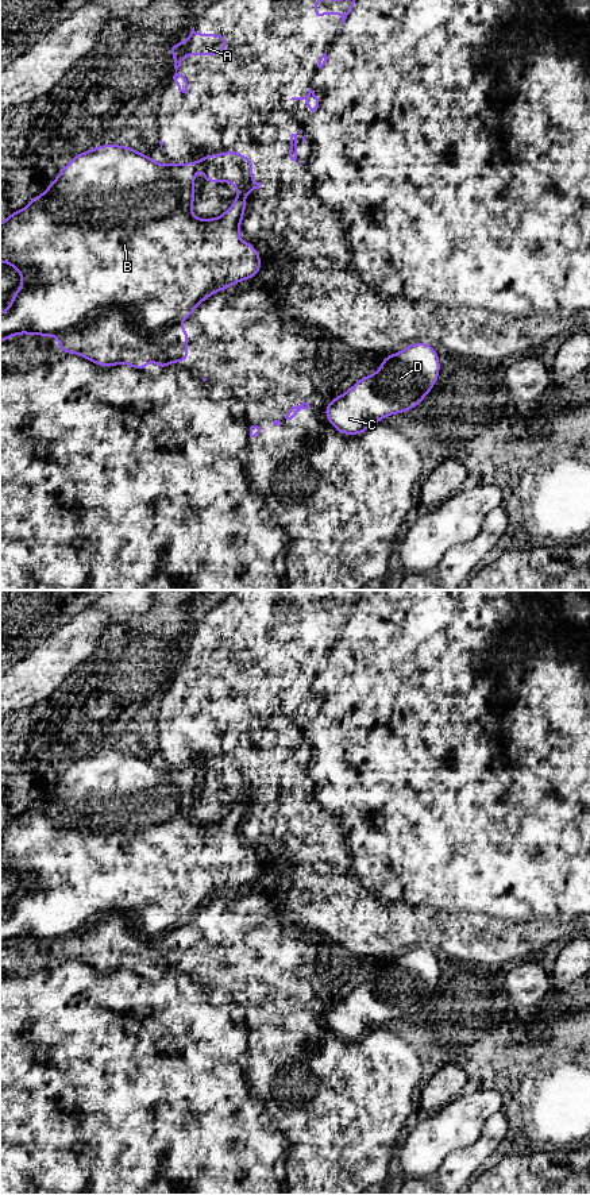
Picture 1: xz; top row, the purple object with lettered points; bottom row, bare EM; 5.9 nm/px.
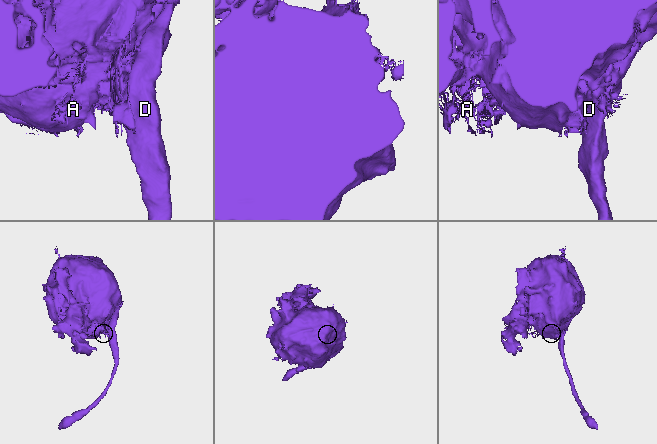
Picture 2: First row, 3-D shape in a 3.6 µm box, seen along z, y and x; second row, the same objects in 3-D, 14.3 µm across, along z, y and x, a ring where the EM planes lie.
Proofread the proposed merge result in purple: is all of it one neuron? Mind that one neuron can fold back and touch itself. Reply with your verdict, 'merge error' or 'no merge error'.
no merge error

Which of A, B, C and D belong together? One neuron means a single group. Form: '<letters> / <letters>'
A B C D

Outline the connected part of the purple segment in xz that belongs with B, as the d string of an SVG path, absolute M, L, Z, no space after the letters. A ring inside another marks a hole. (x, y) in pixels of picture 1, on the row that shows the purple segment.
M104 144L72 158L57 178L46 186L45 194L38 194L30 204L11 213L0 223L0 263L7 262L20 273L22 286L14 293L11 305L0 313L0 343L19 334L53 336L59 342L62 354L77 355L99 365L115 366L130 365L144 371L149 361L157 363L162 370L173 362L188 362L188 329L178 324L188 319L197 305L211 294L230 289L231 285L252 278L261 271L261 255L255 247L239 238L239 227L247 207L244 196L258 189L262 184L252 181L252 161L238 151L205 155L197 162L189 161L182 165L157 163L151 157L119 144ZM198 167L204 170L205 182L232 182L238 190L234 204L216 219L196 219L192 212L194 201L193 182Z

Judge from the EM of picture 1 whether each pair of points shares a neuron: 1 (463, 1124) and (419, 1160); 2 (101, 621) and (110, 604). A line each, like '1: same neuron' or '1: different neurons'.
1: same neuron
2: different neurons

